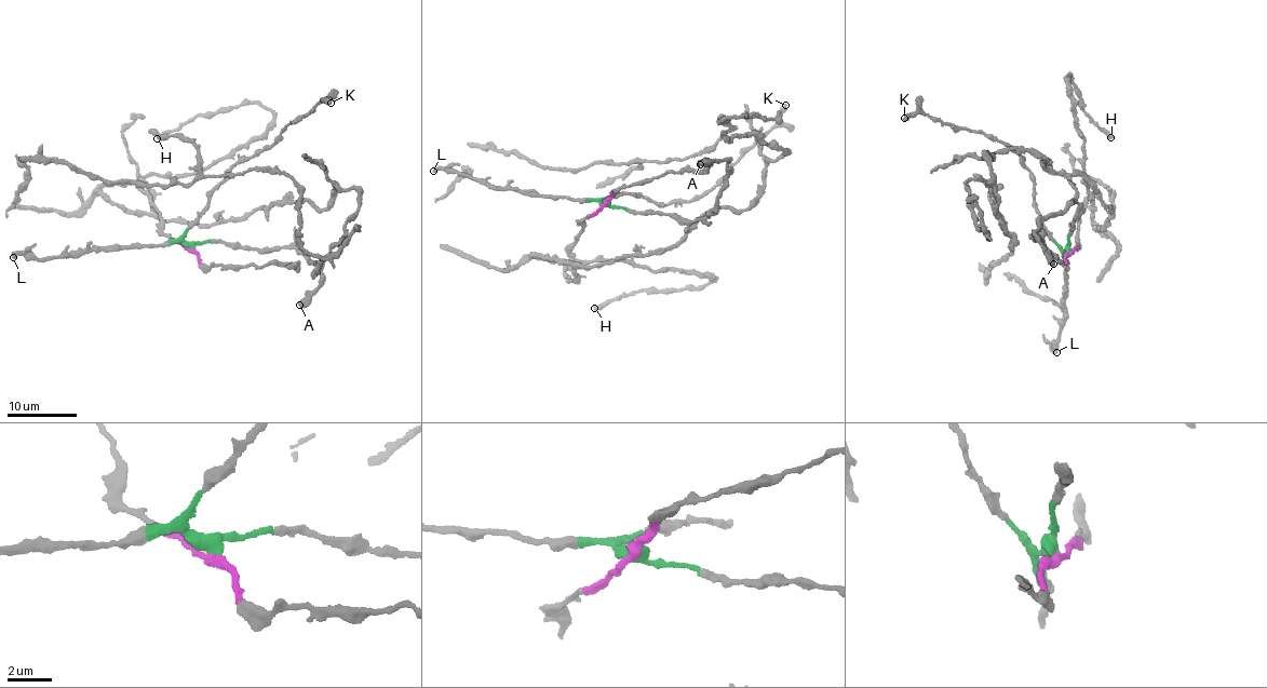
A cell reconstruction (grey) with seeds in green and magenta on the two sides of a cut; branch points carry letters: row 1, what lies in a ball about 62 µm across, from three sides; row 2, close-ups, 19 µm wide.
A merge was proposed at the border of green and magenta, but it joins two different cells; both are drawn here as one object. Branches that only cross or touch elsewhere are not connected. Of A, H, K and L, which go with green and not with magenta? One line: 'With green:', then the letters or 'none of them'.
With green: A, K, L

